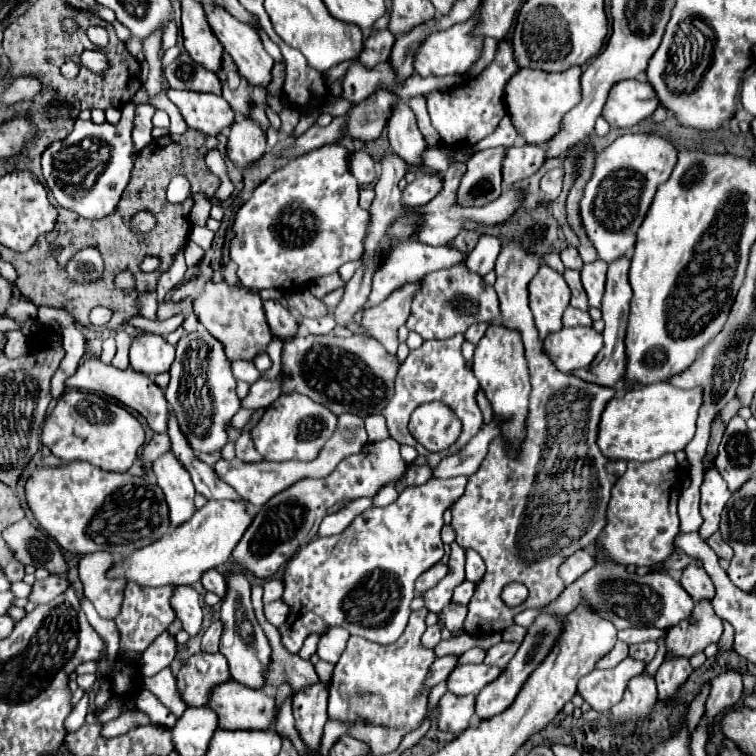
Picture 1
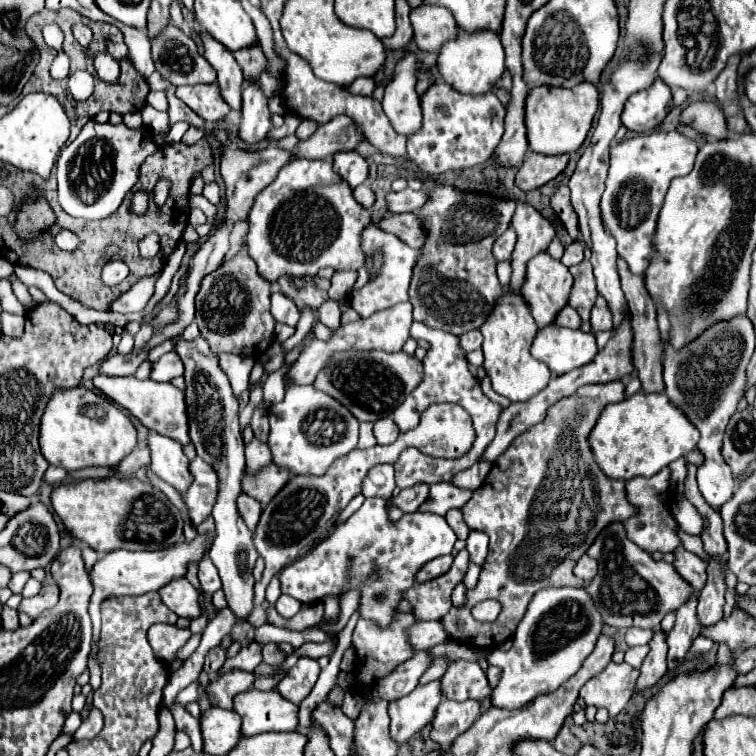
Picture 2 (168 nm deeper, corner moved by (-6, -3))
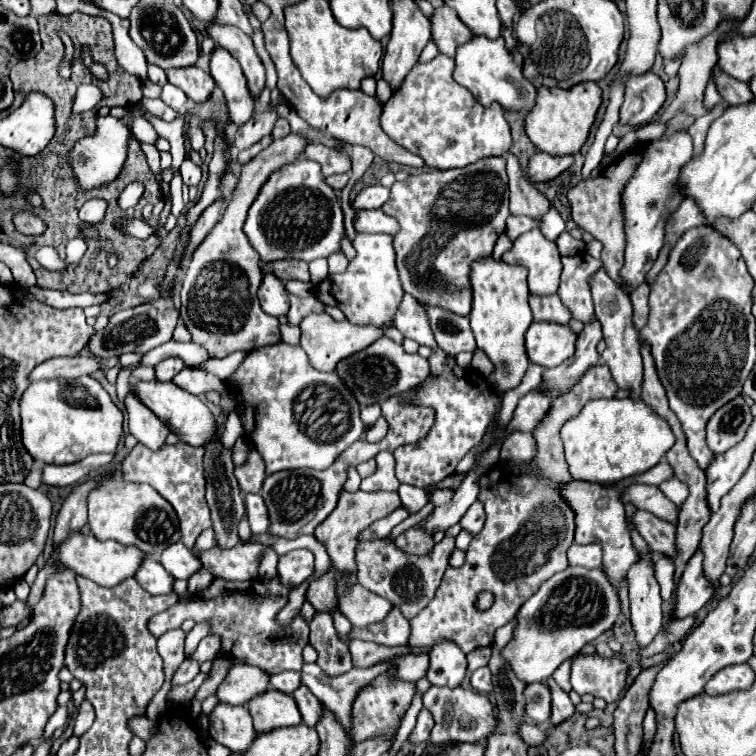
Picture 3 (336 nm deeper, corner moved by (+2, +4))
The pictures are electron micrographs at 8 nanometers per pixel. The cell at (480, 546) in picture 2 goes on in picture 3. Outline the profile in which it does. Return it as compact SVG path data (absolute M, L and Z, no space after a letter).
M476 501L476 503L472 503L472 507L466 511L466 515L460 519L460 525L462 525L462 529L466 529L466 531L470 531L472 535L476 535L476 533L482 531L484 519L486 519L484 503L482 503L482 501Z

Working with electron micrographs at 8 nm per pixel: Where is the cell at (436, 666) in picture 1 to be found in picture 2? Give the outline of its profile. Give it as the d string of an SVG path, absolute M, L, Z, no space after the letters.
M434 680L416 686L414 692L410 692L408 696L390 702L388 712L392 720L390 722L392 738L398 744L408 742L418 730L424 728L424 724L428 724L434 718L440 700L442 700L440 680Z

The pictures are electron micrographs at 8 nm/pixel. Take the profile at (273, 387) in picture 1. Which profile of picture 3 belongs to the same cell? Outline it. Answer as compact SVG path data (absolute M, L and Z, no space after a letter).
M312 313L312 315L306 315L302 321L300 321L300 345L302 349L308 353L312 365L320 371L334 371L336 365L342 361L342 359L348 359L350 355L366 349L372 341L380 339L382 337L382 327L374 327L374 325L354 325L354 323L348 323L348 321L334 321L330 315L326 313Z

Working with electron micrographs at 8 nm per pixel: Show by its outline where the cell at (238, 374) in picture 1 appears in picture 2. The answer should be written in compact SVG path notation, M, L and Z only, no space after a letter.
M220 354L218 358L220 358L220 368L226 372L234 394L240 396L244 390L248 390L254 358L234 356L234 354Z

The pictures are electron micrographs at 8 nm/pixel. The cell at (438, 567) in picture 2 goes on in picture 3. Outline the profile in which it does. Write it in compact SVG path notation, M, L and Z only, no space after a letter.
M414 525L414 527L406 529L404 533L400 533L396 537L396 547L400 547L406 553L412 553L412 555L424 555L424 553L432 551L434 539L432 539L432 535L428 531Z

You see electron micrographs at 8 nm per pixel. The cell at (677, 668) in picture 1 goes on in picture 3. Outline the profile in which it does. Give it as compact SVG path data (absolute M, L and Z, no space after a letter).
M698 549L692 555L692 559L686 563L684 575L678 585L676 607L672 607L672 615L676 615L676 619L698 613L704 607L704 603L714 595L714 585L712 581L706 579L702 561L704 561L704 555Z

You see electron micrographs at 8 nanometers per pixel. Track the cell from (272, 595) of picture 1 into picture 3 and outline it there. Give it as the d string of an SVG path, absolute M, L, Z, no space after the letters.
M266 549L266 555L262 559L262 565L260 565L260 571L258 571L258 577L268 581L276 575L276 563L278 563L278 555L274 549Z

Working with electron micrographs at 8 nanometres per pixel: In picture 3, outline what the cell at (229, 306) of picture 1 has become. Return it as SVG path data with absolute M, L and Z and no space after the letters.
M290 133L284 139L272 141L258 157L242 165L240 179L232 189L232 197L224 209L220 223L208 233L208 237L192 253L192 261L186 269L186 277L180 291L182 297L180 317L186 329L190 331L192 341L204 347L206 353L214 359L222 359L234 351L254 351L260 347L276 345L282 339L278 319L266 315L260 309L256 297L256 291L262 281L260 257L256 255L254 247L248 243L248 237L244 235L242 227L250 205L254 203L256 195L260 193L268 177L276 169L296 161L302 155L306 143L308 141L302 135Z

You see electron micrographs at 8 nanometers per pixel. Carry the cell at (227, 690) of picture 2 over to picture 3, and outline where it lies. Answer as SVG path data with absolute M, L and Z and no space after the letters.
M232 665L232 671L218 687L218 699L230 705L246 705L270 689L270 673L252 665Z

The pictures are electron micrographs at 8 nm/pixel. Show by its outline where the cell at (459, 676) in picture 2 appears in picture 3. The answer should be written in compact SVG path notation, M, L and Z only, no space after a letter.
M440 639L430 655L428 679L432 685L458 687L466 675L466 655L450 639Z

